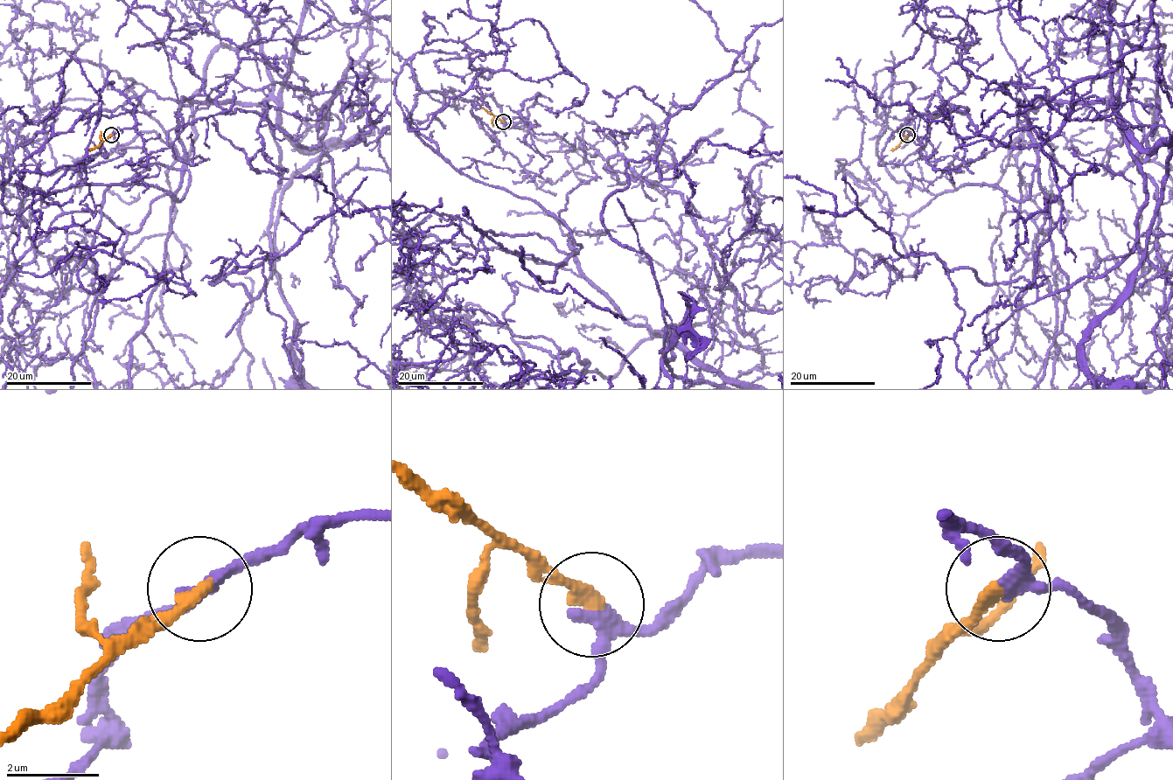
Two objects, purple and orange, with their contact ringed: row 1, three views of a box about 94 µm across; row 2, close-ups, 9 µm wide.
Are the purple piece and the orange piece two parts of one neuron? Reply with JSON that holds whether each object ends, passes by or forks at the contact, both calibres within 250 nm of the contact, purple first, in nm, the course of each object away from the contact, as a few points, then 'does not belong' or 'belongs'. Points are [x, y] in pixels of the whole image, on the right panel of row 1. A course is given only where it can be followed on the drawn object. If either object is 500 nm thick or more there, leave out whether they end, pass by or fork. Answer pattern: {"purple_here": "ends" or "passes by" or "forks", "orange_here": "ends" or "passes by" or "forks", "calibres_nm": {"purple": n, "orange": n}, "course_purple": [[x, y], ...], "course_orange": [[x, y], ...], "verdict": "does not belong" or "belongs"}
{"purple_here": "passes by", "orange_here": "ends", "calibres_nm": {"purple": 280, "orange": 340}, "course_purple": [[907, 135], [894, 82], [897, 181], [1022, 200], [1038, 100], [1116, 107], [1142, 264], [1084, 365]], "course_orange": [[907, 135], [890, 150]], "verdict": "belongs"}

